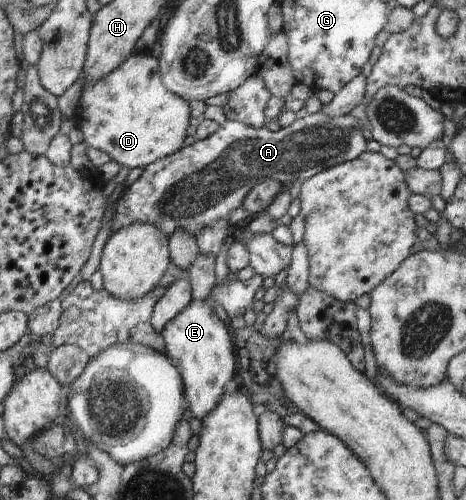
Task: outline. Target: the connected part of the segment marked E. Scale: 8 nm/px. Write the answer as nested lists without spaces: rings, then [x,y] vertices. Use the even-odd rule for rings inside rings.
[[[194,301],[177,314],[161,332],[166,345],[166,354],[178,369],[183,380],[183,389],[187,400],[187,414],[199,420],[208,416],[222,400],[226,392],[224,386],[237,379],[237,356],[235,344],[224,325],[216,315],[214,307],[206,301]]]

